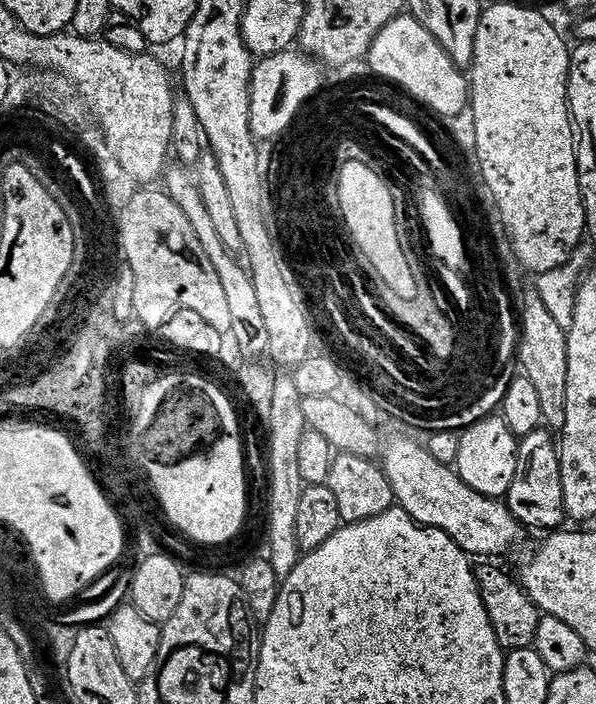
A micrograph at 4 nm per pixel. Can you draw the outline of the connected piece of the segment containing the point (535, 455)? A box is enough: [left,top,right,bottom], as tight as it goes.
[506,430,565,530]

